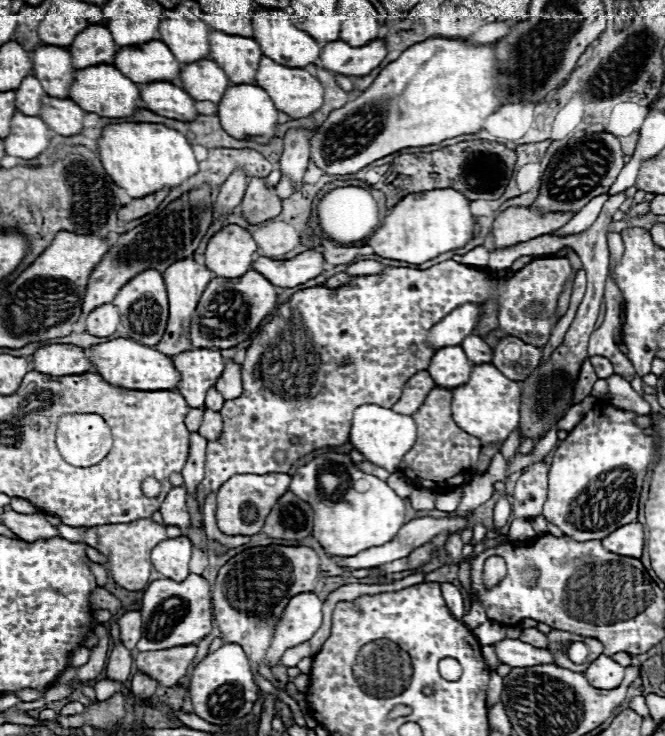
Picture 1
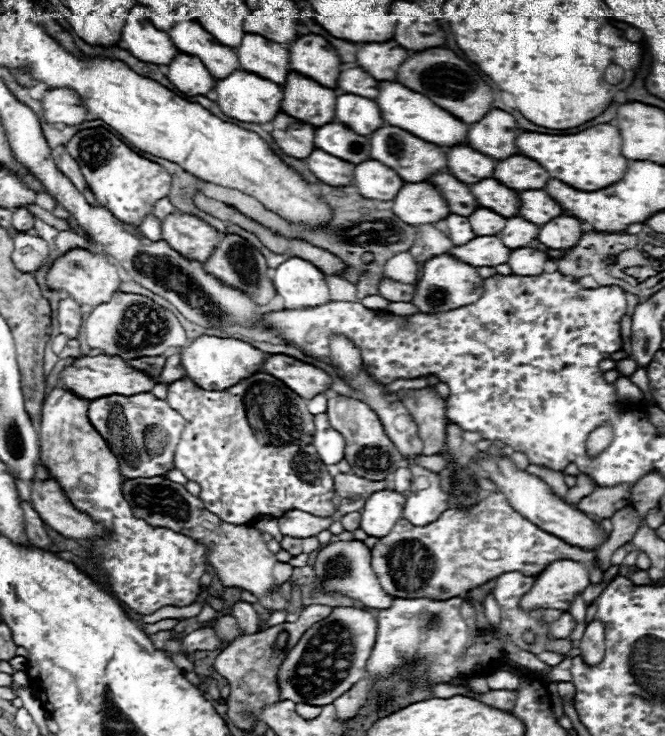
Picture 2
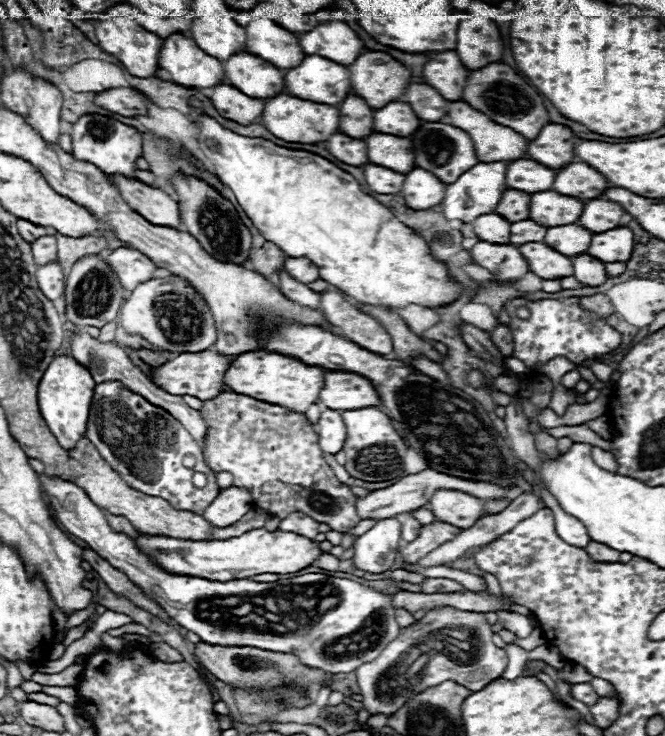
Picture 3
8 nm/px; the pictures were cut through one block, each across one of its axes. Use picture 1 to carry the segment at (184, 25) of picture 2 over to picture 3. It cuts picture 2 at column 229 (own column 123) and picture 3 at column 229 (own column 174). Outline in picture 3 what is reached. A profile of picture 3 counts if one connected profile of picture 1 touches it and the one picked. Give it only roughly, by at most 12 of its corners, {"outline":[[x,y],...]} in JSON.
{"outline":[[248,52],[226,62],[234,88],[254,98],[286,90],[284,72]]}

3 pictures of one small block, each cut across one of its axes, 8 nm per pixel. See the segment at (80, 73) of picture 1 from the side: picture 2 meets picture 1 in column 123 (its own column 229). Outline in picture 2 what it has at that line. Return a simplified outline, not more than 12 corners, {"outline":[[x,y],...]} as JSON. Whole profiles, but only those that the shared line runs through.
{"outline":[[252,72],[216,78],[218,108],[240,122],[270,122],[282,88]]}

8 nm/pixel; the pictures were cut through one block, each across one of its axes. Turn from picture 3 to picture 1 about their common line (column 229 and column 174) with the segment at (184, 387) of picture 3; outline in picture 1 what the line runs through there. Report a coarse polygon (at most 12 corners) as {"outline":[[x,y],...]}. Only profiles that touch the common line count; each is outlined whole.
{"outline":[[198,348],[172,358],[178,392],[202,408],[224,372],[218,350]]}

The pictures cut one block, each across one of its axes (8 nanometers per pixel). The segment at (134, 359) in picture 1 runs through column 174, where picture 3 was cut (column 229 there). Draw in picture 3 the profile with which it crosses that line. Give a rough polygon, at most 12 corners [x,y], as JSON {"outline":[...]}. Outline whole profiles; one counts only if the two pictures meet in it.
{"outline":[[256,350],[224,374],[230,390],[306,414],[322,366]]}

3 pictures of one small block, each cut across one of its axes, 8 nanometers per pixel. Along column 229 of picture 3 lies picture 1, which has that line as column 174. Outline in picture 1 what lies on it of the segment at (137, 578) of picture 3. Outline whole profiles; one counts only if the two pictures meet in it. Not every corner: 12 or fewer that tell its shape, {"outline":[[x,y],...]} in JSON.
{"outline":[[154,580],[138,652],[198,644],[212,632],[210,584]]}

